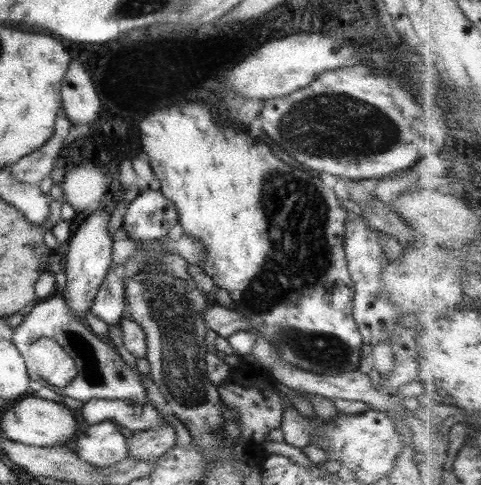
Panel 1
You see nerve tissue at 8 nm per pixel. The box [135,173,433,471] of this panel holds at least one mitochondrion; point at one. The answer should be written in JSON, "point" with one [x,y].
{"point":[323,351]}

